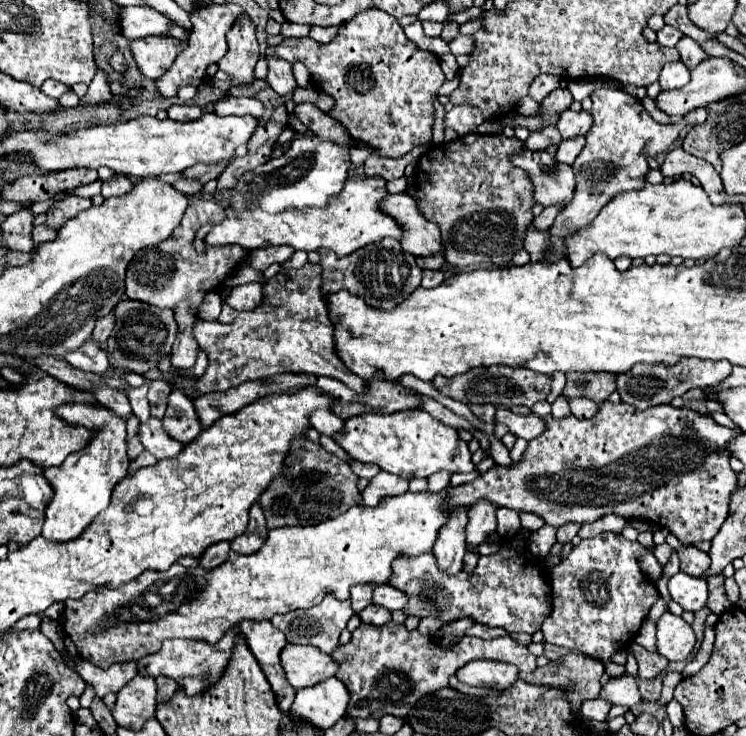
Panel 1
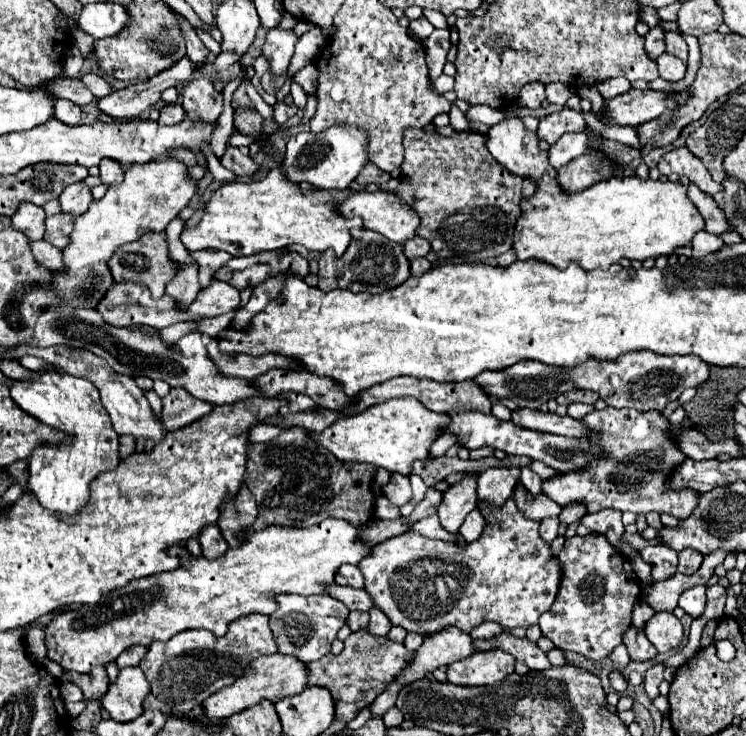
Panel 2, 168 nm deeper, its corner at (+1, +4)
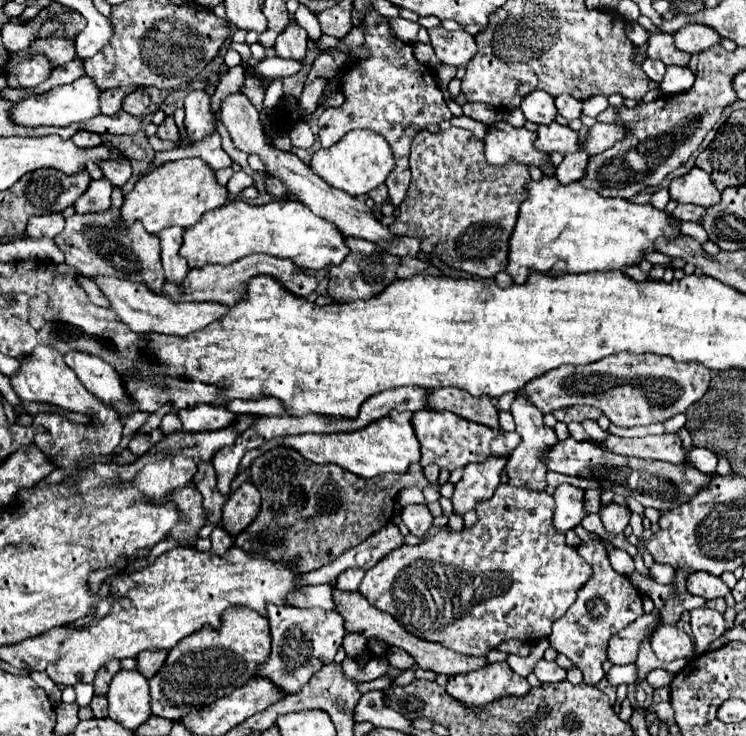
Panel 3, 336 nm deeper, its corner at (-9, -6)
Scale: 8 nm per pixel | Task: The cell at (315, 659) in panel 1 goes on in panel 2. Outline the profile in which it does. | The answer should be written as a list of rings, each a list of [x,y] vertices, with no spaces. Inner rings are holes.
[[[271,654],[271,656],[261,656],[251,662],[251,666],[245,670],[241,678],[237,678],[231,686],[225,686],[211,694],[203,702],[203,712],[209,720],[223,720],[229,718],[237,712],[243,712],[249,706],[259,704],[261,700],[269,702],[279,702],[287,696],[295,696],[305,690],[305,664],[297,662],[297,658],[289,658],[283,654]]]

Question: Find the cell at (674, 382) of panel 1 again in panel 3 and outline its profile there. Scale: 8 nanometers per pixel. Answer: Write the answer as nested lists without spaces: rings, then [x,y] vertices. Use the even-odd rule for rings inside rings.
[[[619,352],[595,364],[561,366],[545,372],[543,376],[529,380],[521,392],[527,392],[527,400],[531,400],[543,414],[567,406],[589,404],[597,406],[615,426],[645,426],[651,422],[665,422],[671,416],[685,412],[707,392],[709,380],[711,372],[695,362],[683,364],[655,354],[637,356]]]

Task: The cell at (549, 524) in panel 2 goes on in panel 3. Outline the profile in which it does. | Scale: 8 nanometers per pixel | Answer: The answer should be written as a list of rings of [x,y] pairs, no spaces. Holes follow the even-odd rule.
[[[561,484],[561,486],[557,486],[553,500],[555,500],[553,528],[557,532],[565,534],[573,526],[577,526],[581,522],[581,518],[585,516],[585,512],[583,512],[583,490],[575,488],[571,484]]]

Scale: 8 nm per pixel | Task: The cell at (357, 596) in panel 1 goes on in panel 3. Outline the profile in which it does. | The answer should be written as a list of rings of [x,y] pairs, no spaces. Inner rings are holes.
[[[353,568],[353,570],[347,570],[347,572],[343,572],[343,574],[337,578],[335,586],[337,586],[337,590],[341,590],[341,592],[357,592],[363,576],[365,576],[365,570],[355,570],[355,568]]]

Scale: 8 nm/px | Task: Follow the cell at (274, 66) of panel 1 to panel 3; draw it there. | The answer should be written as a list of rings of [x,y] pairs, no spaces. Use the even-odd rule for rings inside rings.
[[[289,24],[275,42],[275,52],[281,58],[303,60],[307,54],[307,32],[297,24]]]

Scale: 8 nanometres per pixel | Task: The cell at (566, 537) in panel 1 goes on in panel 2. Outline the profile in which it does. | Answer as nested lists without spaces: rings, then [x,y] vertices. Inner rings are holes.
[[[571,502],[571,504],[567,504],[567,506],[563,508],[563,512],[559,514],[559,520],[561,520],[561,522],[571,524],[571,522],[581,520],[585,514],[587,514],[585,504],[581,504],[581,502]]]

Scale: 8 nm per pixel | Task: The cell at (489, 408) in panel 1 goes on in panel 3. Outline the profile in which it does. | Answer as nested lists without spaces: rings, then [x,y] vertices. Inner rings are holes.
[[[437,388],[427,392],[427,406],[437,412],[449,410],[465,420],[473,420],[489,428],[499,428],[497,408],[489,396],[471,396],[459,388]]]

